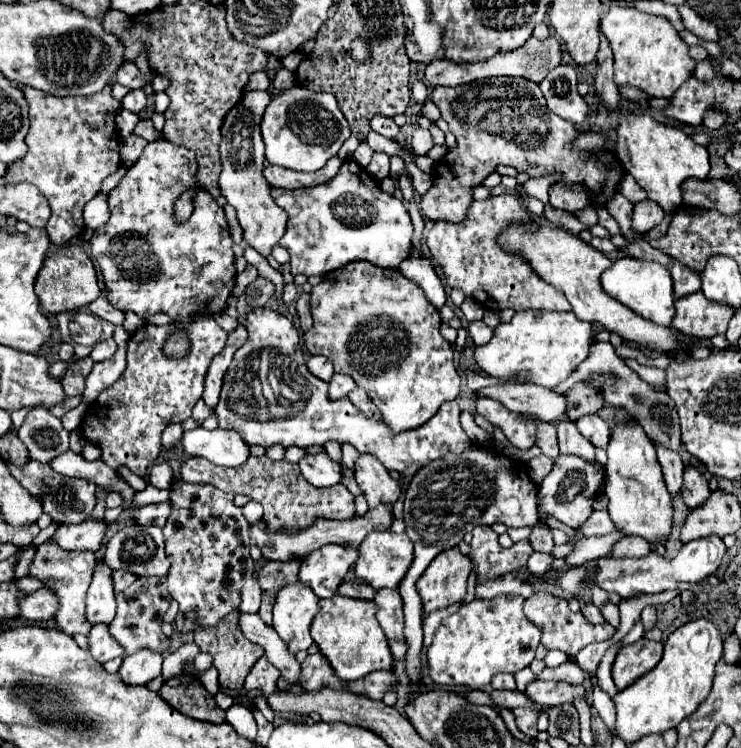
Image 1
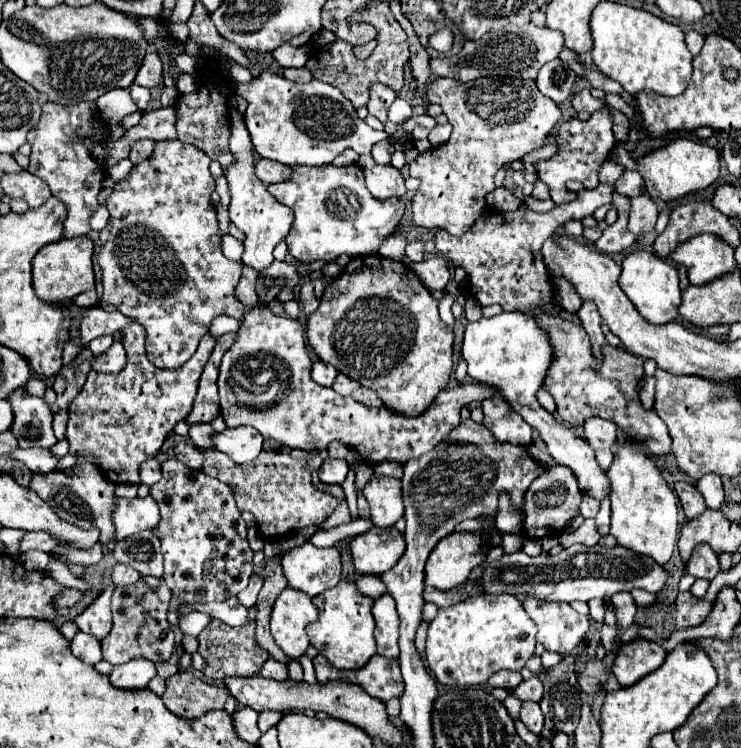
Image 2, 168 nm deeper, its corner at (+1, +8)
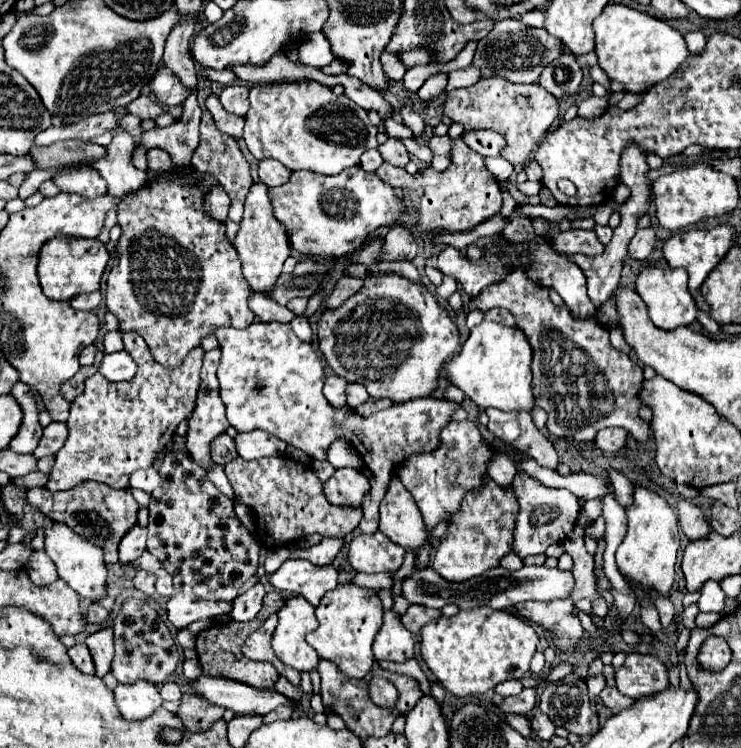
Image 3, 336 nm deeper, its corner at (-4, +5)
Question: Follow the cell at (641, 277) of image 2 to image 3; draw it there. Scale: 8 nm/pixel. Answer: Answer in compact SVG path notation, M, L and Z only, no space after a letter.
M644 267L636 279L636 289L642 301L648 307L648 315L652 323L660 329L672 331L678 327L688 327L696 321L696 301L688 291L688 273L686 269L660 269L660 267Z

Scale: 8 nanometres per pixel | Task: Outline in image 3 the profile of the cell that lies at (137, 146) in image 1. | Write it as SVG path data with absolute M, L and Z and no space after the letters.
M150 149L148 151L148 165L152 171L164 171L164 173L174 169L170 155L164 153L162 149Z

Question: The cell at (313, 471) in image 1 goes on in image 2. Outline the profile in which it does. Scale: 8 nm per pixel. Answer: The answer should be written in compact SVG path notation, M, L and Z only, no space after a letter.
M333 460L333 462L325 462L319 468L319 480L325 484L341 484L347 476L347 462L345 460Z

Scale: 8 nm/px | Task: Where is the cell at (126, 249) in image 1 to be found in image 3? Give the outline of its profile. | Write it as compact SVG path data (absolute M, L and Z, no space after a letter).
M168 175L160 181L150 181L150 187L142 187L118 205L122 237L116 247L118 263L108 275L106 305L118 317L118 329L122 333L138 333L164 367L180 365L188 351L198 347L202 337L214 333L218 327L244 329L254 321L254 313L248 307L252 291L240 273L240 259L226 237L226 225L208 217L202 207L204 193L216 183L208 175L200 175L198 183L188 183L180 175Z

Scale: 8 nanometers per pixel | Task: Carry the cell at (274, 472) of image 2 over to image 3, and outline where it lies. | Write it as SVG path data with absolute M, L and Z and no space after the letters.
M238 457L224 467L224 473L234 487L236 501L254 511L258 539L266 549L284 547L286 543L314 533L320 533L322 537L344 539L358 527L358 521L362 519L360 509L340 509L330 505L322 493L322 481L314 475L314 471L288 457L268 457L260 461L244 461Z

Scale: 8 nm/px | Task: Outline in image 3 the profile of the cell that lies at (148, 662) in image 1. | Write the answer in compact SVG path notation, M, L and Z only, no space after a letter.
M138 681L136 685L118 685L114 689L114 697L118 713L126 721L146 719L162 705L158 689L146 681Z

